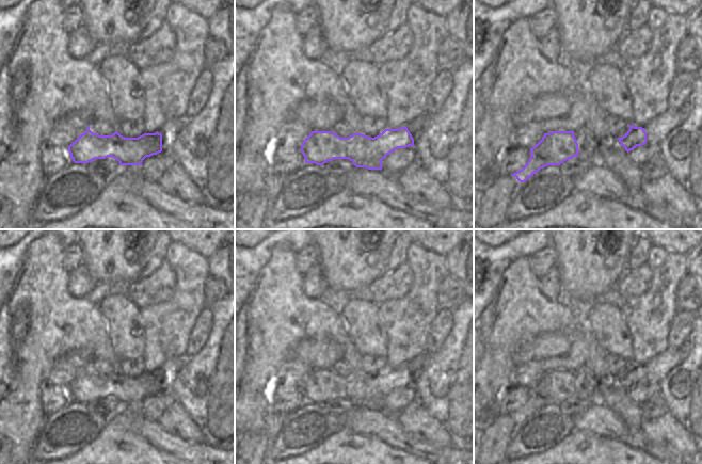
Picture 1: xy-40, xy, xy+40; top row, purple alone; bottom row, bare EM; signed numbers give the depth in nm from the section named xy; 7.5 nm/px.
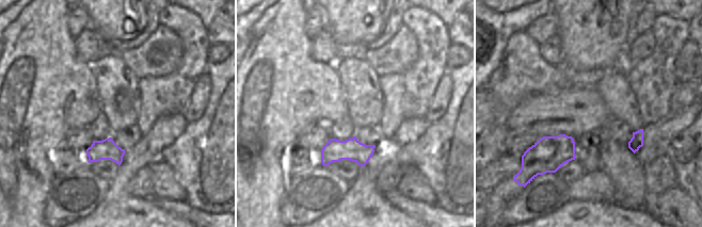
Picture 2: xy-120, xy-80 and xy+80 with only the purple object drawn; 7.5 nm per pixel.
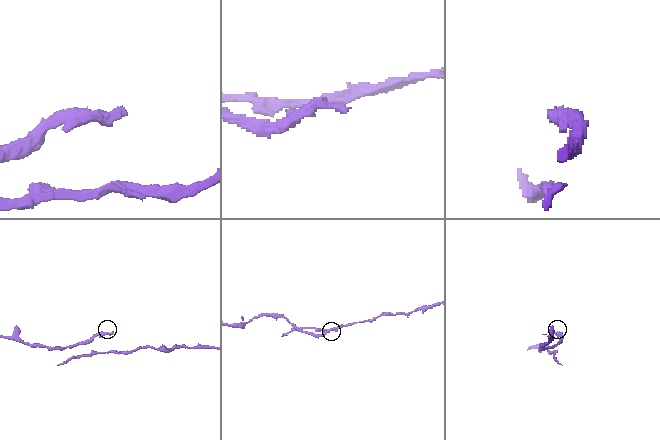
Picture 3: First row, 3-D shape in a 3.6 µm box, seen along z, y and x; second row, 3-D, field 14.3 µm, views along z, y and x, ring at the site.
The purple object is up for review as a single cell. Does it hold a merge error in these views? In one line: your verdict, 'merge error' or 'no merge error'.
merge error

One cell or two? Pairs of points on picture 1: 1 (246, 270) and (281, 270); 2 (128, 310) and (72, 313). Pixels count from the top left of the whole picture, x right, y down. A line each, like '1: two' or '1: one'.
1: two
2: two

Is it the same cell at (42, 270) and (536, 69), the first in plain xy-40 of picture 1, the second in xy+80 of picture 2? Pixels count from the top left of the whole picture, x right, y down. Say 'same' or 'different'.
same

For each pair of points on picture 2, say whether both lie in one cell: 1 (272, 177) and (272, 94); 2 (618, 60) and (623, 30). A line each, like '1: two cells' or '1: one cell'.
1: one cell
2: one cell

